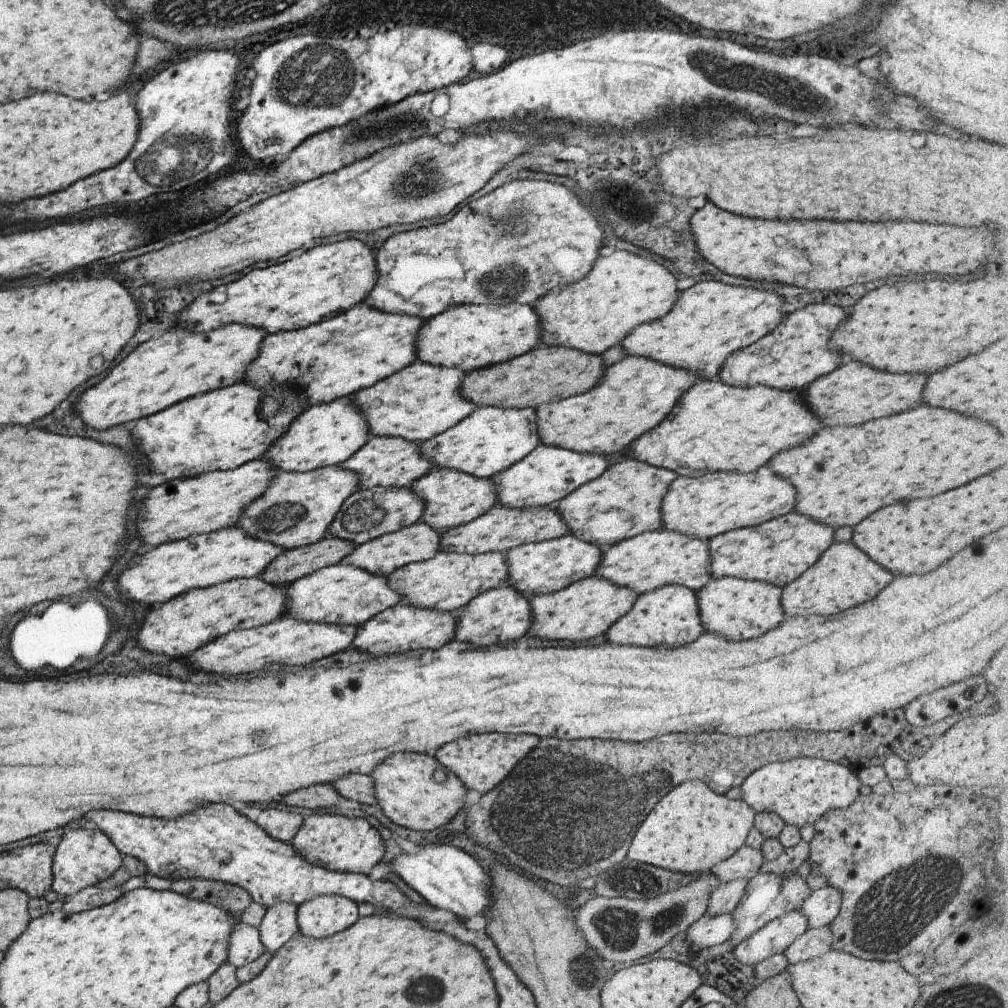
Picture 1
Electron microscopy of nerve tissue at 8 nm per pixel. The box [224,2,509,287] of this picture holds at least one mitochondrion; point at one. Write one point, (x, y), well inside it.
(338, 76)

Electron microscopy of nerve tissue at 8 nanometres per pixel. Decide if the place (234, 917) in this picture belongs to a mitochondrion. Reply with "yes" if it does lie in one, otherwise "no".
no

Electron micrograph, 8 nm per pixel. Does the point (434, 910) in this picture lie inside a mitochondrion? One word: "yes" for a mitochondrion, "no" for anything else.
no

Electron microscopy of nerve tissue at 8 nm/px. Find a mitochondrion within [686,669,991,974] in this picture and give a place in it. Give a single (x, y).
(873, 926)

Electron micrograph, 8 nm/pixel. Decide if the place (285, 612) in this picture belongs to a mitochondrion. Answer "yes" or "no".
no

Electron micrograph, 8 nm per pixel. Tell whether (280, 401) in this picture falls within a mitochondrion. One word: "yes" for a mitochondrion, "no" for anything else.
yes

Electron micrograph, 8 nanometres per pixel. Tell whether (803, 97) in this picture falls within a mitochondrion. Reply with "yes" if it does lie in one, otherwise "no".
yes

